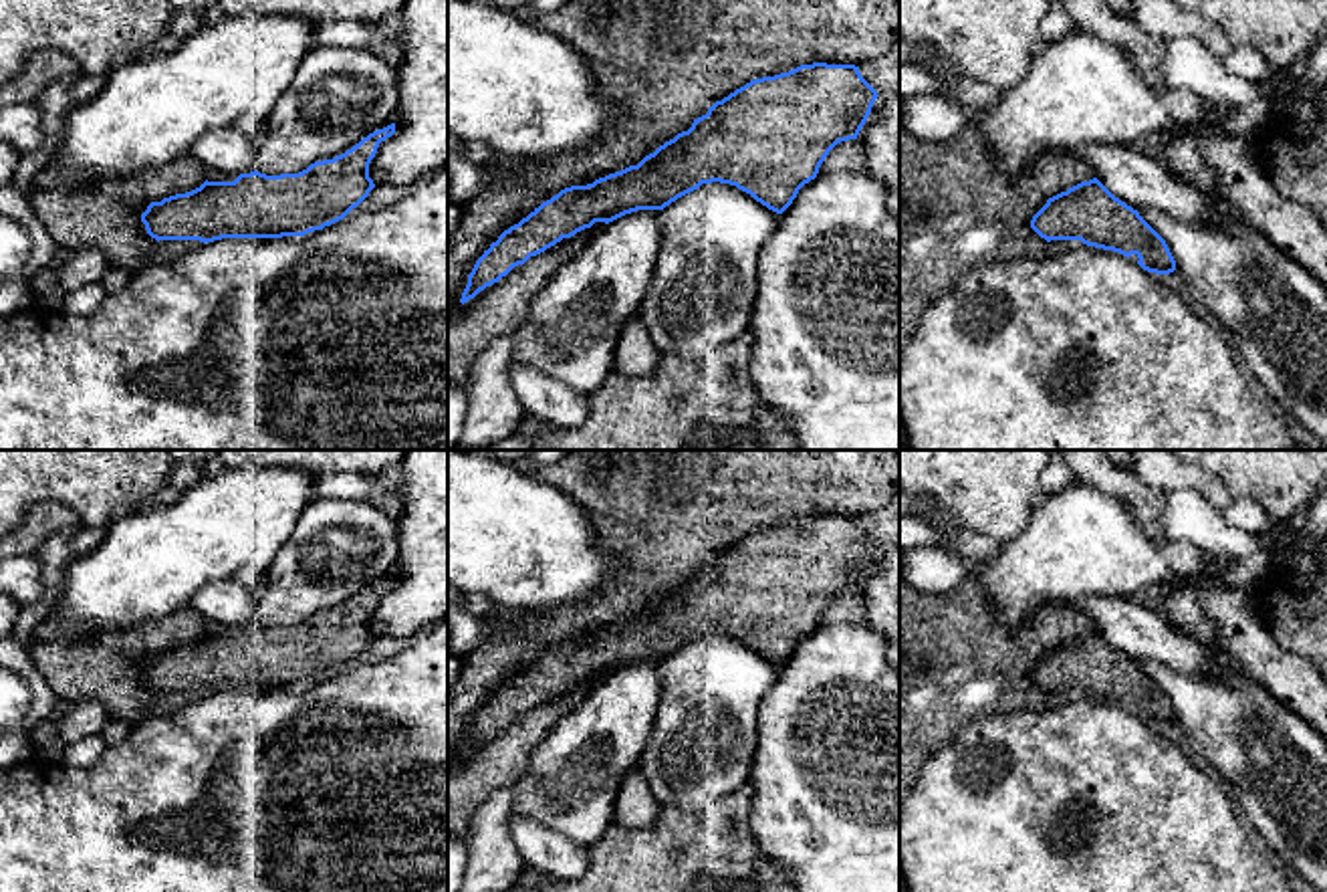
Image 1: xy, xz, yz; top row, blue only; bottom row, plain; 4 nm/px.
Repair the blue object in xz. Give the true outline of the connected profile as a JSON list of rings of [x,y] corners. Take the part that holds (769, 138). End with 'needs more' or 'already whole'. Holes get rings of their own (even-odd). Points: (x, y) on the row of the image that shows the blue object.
[[[813,63],[774,77],[754,79],[716,101],[706,115],[694,119],[688,131],[659,145],[637,165],[587,186],[565,188],[504,230],[476,260],[460,303],[468,303],[514,266],[595,222],[609,224],[637,210],[664,210],[702,184],[736,186],[768,210],[782,214],[799,190],[817,178],[829,151],[841,141],[857,139],[877,97],[877,91],[855,65]]] | already whole

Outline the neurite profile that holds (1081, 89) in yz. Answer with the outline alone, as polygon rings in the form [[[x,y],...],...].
[[[1075,28],[1049,42],[1024,79],[970,121],[978,127],[1000,172],[1016,176],[1043,153],[1089,143],[1133,145],[1172,125],[1210,121],[1212,105],[1186,89],[1156,91],[1125,59],[1121,48]]]

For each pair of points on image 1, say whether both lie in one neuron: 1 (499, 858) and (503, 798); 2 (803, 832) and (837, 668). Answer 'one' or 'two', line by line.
1: one
2: one

